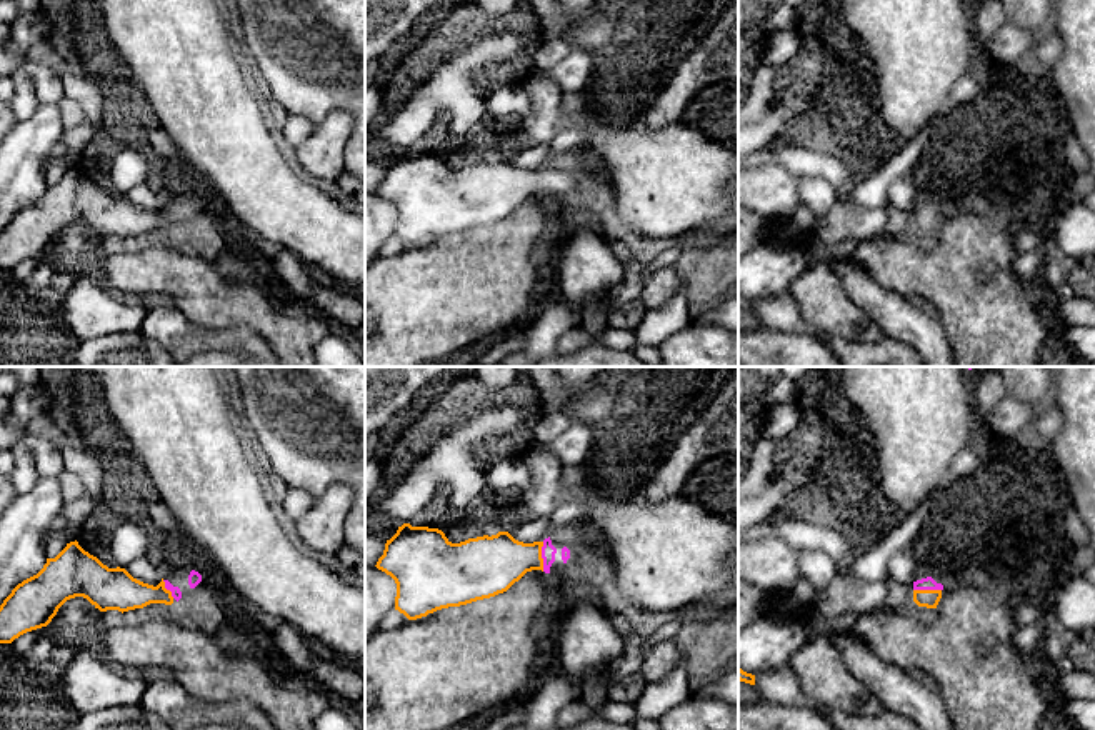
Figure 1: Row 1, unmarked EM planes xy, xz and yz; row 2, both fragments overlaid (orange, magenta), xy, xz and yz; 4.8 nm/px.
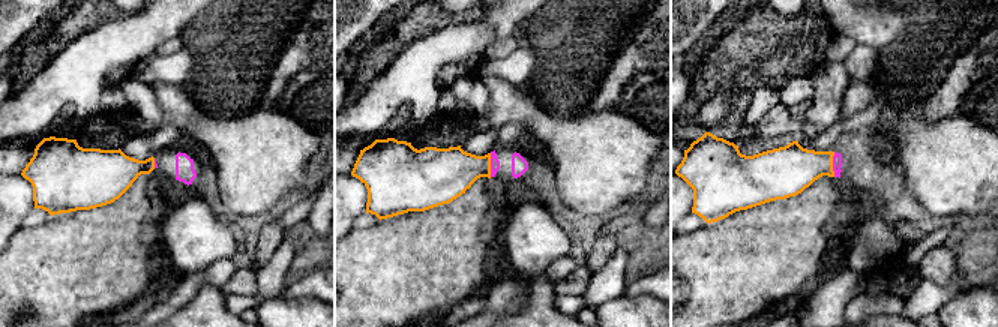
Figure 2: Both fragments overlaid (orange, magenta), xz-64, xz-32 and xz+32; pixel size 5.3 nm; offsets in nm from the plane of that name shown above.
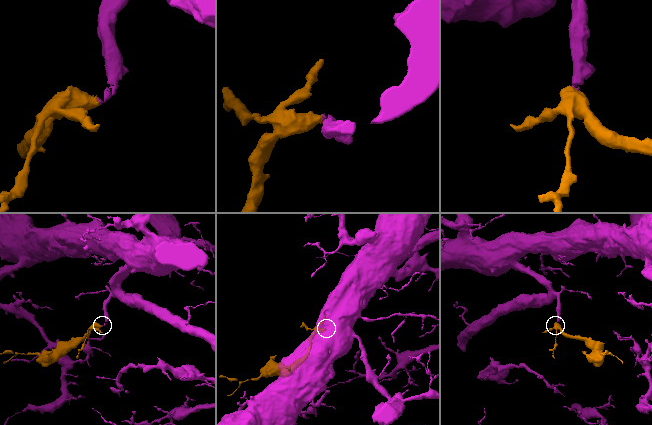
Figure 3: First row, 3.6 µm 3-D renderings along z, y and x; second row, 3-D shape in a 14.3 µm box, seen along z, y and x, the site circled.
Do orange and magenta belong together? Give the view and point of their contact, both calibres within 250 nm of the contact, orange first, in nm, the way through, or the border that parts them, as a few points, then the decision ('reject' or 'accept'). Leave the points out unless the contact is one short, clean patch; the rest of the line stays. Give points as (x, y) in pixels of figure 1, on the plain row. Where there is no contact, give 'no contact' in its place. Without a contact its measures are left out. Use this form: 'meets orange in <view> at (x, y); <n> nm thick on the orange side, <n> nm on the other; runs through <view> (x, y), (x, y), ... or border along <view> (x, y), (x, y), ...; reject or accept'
meets orange in xz at (540, 184); 280 nm thick on the orange side, 70 nm on the other; runs through xz (490, 192), (517, 184), (540, 184), (549, 177); accept

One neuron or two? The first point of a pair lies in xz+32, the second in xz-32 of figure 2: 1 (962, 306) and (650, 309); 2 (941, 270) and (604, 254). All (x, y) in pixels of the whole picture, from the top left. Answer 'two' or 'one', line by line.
1: one
2: one

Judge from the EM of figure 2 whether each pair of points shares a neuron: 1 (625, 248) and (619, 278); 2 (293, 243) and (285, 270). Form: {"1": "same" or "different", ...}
{"1": "same", "2": "same"}

